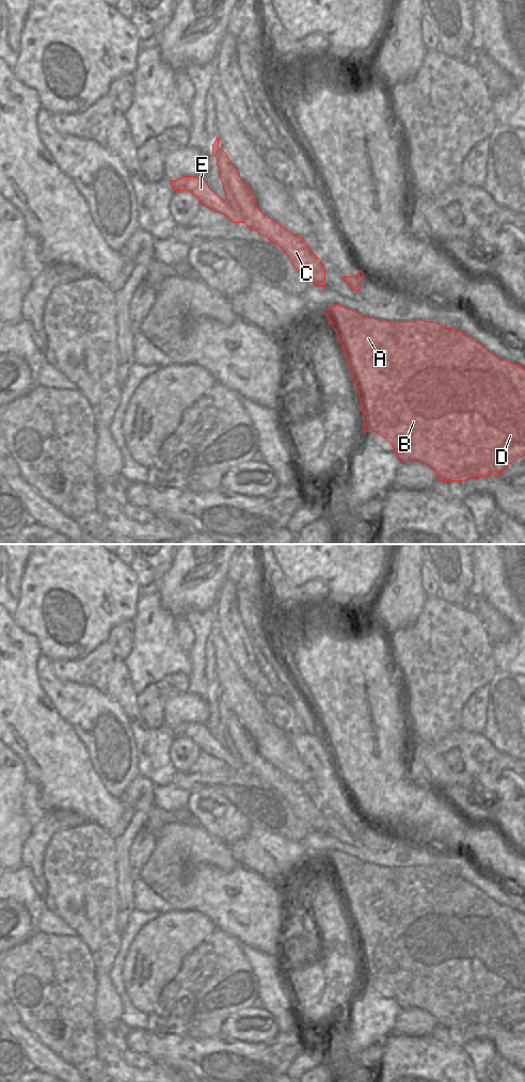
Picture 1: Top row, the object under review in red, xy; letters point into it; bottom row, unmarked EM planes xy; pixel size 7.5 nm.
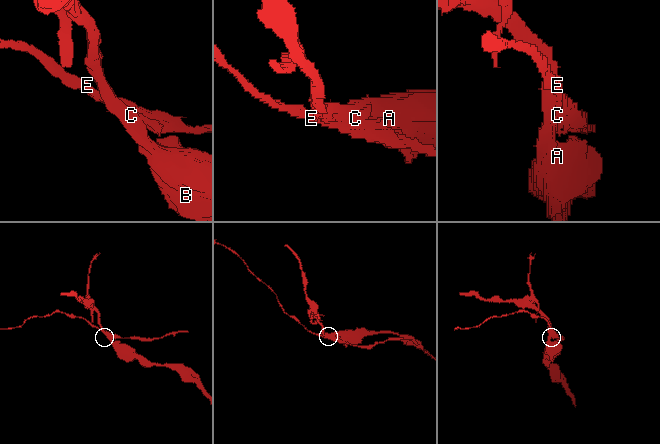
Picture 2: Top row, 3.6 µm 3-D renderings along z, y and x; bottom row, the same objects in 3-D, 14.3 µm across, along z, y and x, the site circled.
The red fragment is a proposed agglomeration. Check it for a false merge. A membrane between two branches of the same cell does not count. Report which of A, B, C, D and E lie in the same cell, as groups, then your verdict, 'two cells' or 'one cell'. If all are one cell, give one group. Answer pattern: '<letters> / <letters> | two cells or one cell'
A B C D / E | two cells

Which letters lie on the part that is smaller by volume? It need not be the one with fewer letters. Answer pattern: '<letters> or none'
E

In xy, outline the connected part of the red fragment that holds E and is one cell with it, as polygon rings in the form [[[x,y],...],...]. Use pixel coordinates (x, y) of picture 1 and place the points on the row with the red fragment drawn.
[[[184,176],[175,180],[170,180],[170,186],[174,191],[188,191],[192,193],[201,203],[216,212],[224,214],[233,223],[243,223],[240,214],[222,200],[206,182],[204,178],[196,176]]]

